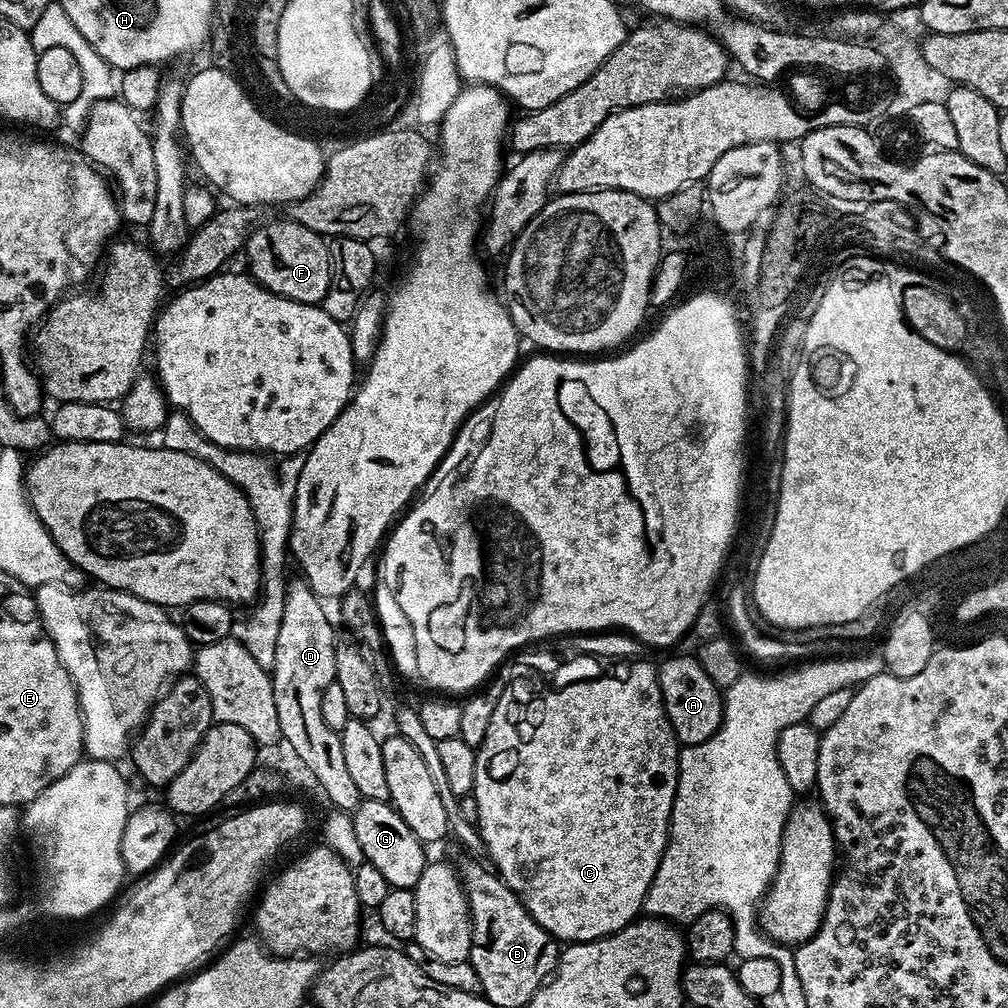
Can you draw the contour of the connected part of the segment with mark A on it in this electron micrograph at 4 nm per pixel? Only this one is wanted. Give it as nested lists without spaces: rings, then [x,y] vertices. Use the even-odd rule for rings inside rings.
[[[688,654],[675,655],[658,664],[664,712],[681,745],[701,744],[720,729],[720,721],[724,718],[722,692],[714,682],[710,682],[710,678],[706,678],[706,670],[699,660]]]

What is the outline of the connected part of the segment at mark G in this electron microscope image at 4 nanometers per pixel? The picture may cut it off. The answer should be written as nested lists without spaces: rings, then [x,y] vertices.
[[[364,798],[355,811],[351,813],[354,824],[354,835],[362,846],[362,854],[367,863],[380,871],[382,878],[393,888],[415,889],[418,878],[422,878],[422,870],[426,863],[425,845],[402,822],[402,818],[388,800],[370,800]]]

